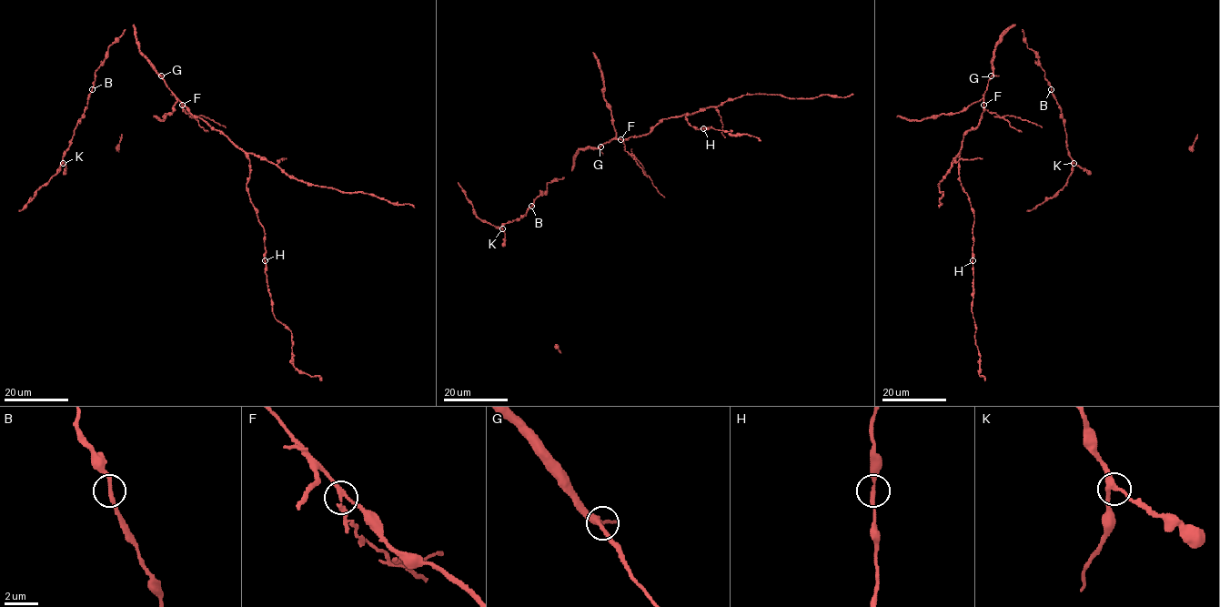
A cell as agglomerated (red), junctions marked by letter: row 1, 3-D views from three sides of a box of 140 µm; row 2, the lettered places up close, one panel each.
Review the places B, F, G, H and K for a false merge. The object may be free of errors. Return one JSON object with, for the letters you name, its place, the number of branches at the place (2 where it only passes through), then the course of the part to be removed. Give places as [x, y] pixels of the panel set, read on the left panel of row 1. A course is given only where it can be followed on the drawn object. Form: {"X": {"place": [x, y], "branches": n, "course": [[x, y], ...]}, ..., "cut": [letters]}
{"F": {"place": [182, 105], "branches": 3, "course": [[181, 104], [192, 117], [203, 116], [226, 127]]}, "cut": ["F"]}

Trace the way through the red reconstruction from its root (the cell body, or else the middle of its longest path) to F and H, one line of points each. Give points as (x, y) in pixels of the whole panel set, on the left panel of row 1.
F: (160, 76), (181, 104)
H: (160, 76), (172, 94), (193, 115), (219, 130), (249, 160), (247, 191), (264, 230), (265, 260)

